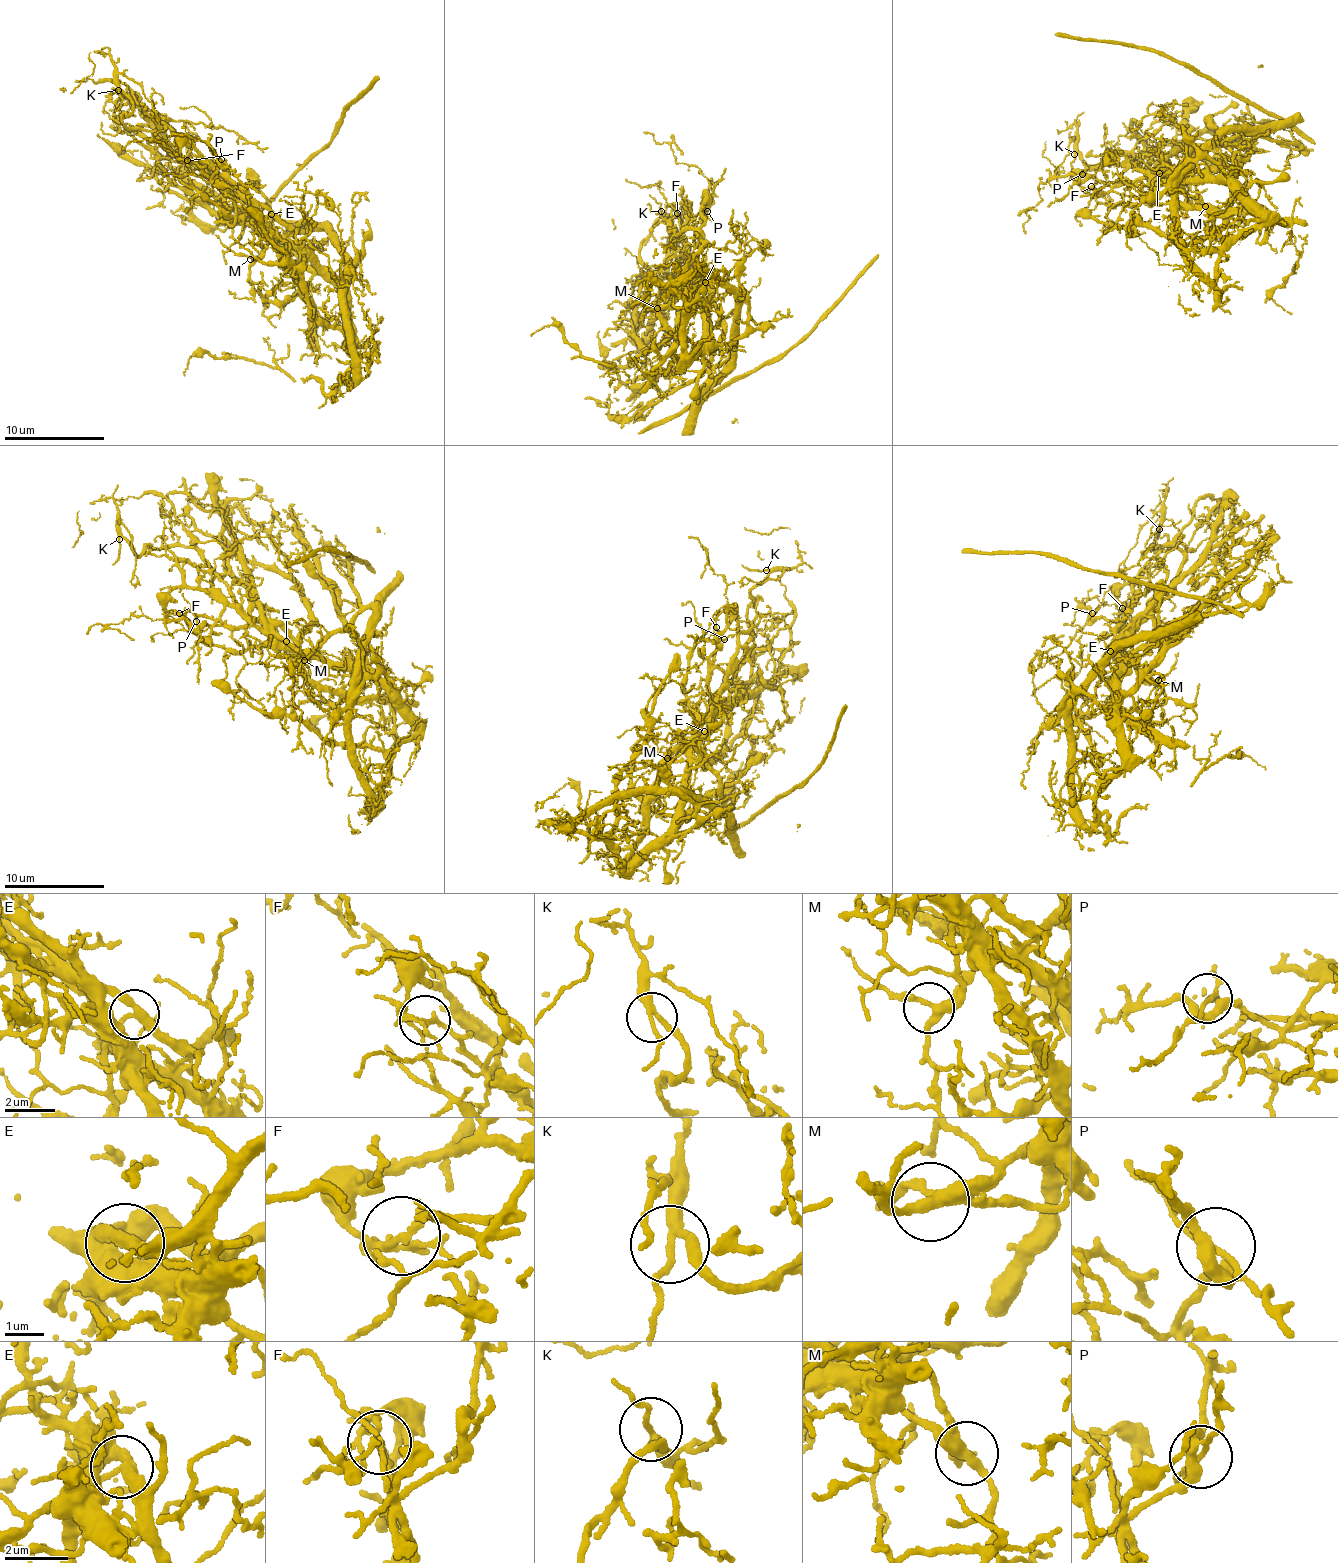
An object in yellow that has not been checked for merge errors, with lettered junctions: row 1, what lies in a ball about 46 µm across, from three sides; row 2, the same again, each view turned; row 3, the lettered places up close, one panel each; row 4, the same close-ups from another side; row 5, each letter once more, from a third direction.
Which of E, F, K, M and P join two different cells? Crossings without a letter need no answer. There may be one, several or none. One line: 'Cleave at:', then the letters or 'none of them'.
Cleave at: E, F

